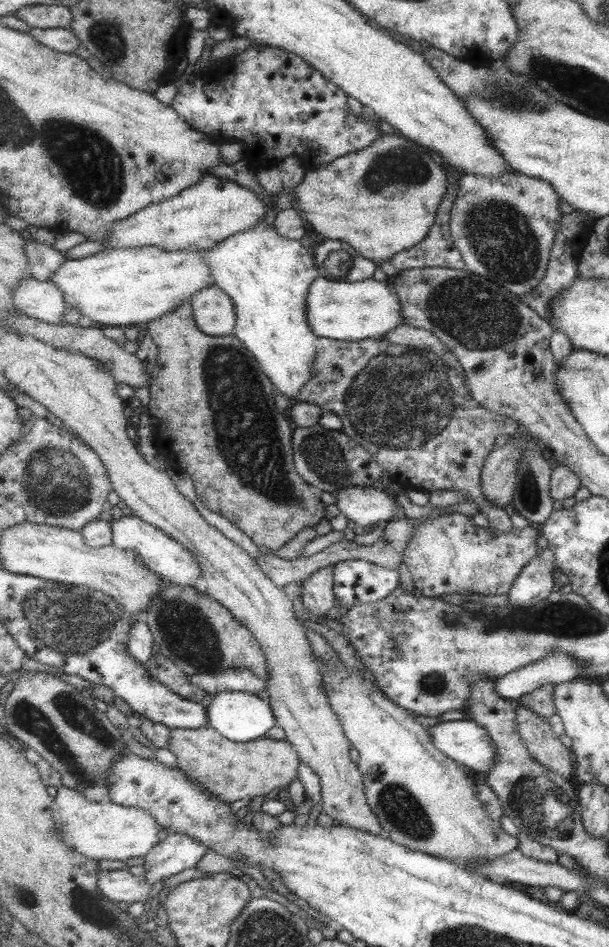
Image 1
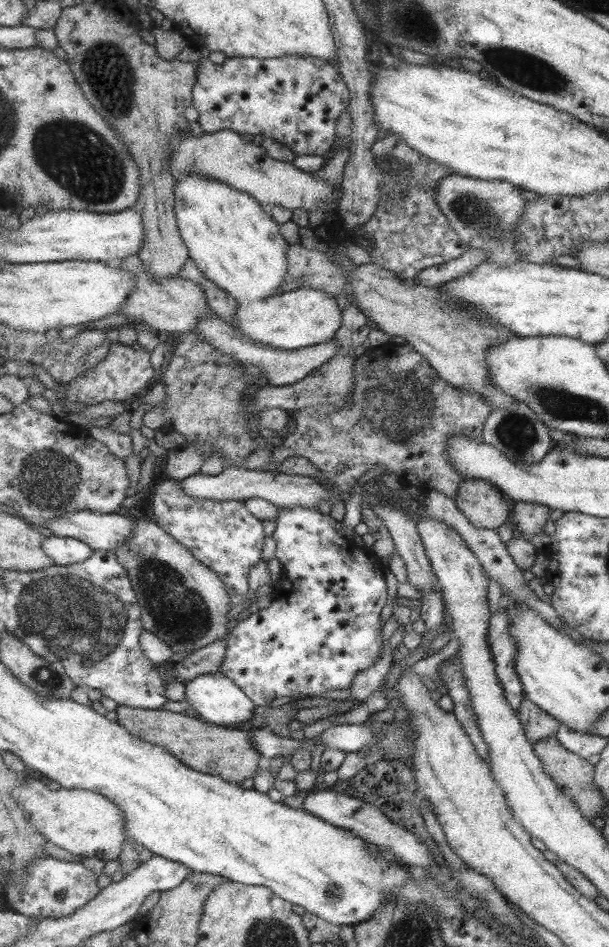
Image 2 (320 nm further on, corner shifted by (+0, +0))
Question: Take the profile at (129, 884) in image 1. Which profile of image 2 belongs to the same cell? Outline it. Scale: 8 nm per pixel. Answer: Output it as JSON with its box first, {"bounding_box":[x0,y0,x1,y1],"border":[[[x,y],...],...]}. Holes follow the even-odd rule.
{"bounding_box":[6,855,102,918],"border":[[[47,855],[32,860],[29,872],[25,876],[15,876],[7,884],[6,902],[8,909],[28,917],[37,918],[63,918],[95,900],[102,891],[97,886],[98,875],[87,870],[85,864],[76,861],[52,858]]]}

